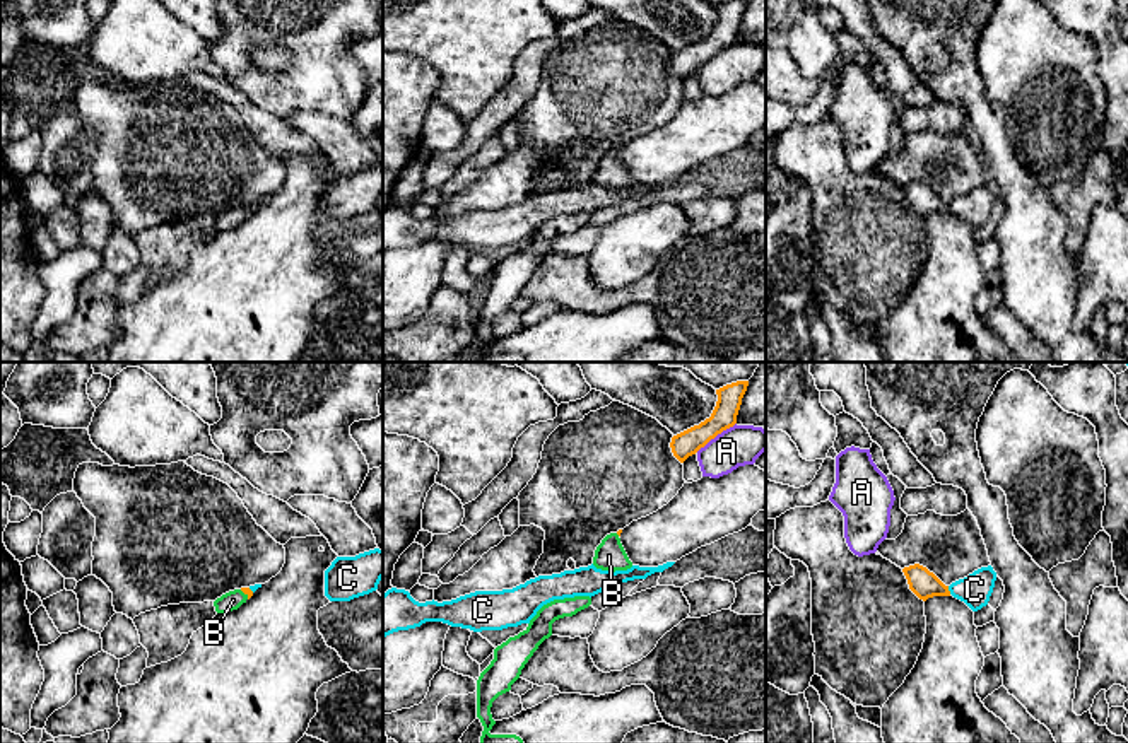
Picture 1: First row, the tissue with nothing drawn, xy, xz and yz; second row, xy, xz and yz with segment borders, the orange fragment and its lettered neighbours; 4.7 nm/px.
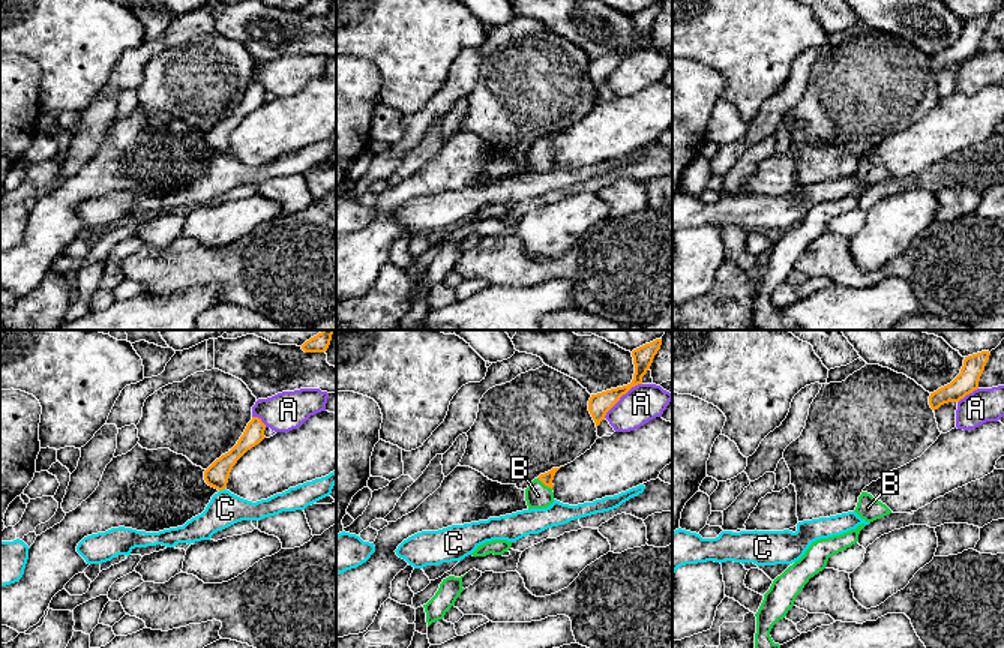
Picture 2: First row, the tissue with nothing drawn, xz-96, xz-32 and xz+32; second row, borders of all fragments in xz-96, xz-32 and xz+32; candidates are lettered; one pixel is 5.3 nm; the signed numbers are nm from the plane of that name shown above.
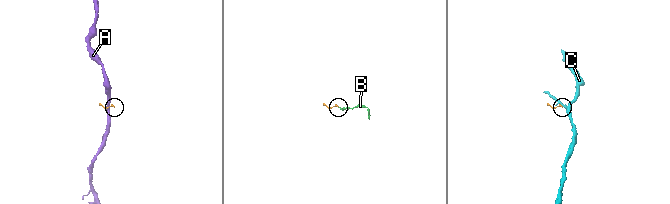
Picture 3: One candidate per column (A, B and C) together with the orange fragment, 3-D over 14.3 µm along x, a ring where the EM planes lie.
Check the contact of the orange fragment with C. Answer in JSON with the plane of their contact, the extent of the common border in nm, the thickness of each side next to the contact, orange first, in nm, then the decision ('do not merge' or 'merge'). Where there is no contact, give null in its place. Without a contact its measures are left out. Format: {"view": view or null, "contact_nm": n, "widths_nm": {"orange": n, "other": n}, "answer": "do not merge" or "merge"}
{"view": "yz", "contact_nm": 40, "widths_nm": {"orange": 130, "other": 150}, "answer": "do not merge"}

